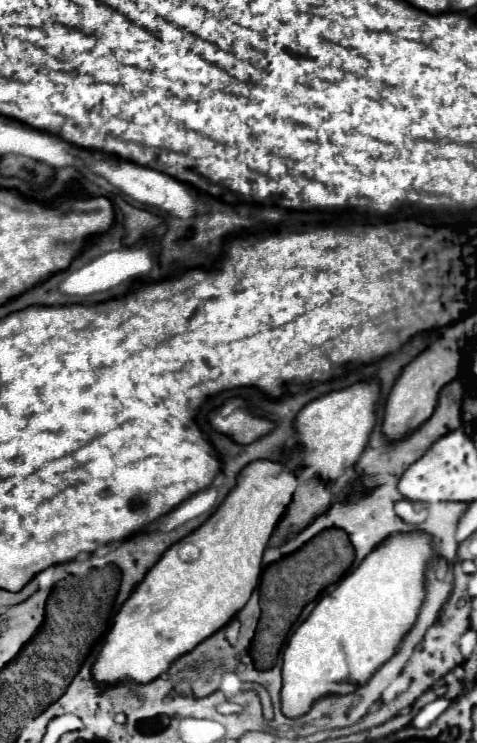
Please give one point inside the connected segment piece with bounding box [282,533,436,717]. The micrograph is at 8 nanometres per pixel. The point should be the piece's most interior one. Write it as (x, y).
(352, 631)

